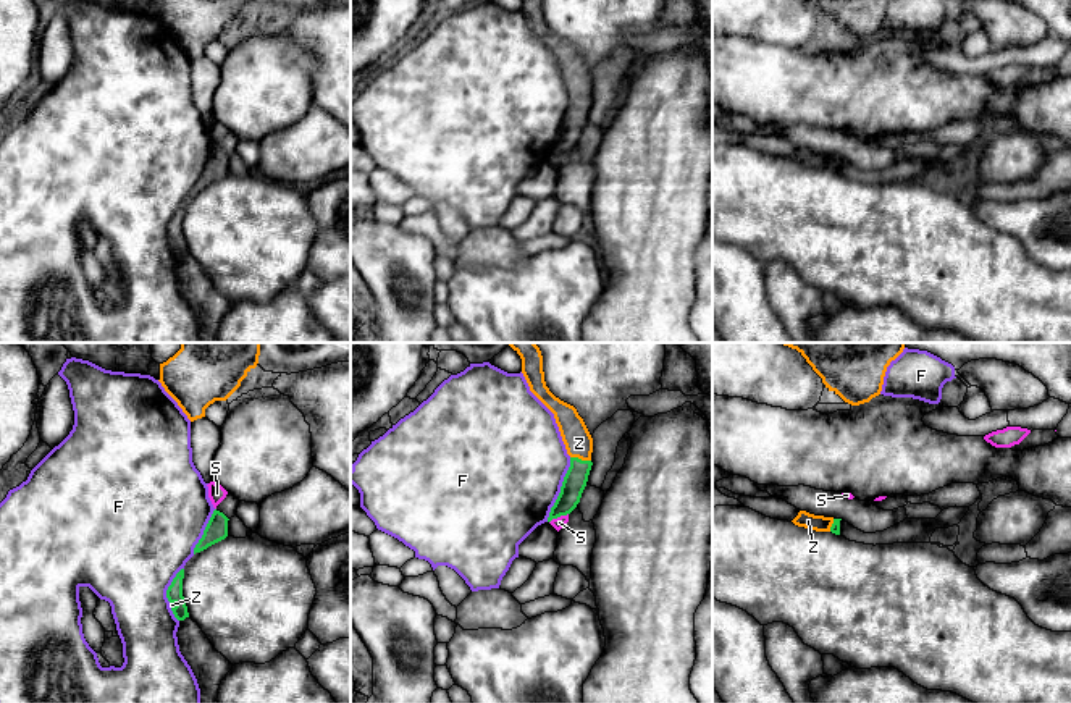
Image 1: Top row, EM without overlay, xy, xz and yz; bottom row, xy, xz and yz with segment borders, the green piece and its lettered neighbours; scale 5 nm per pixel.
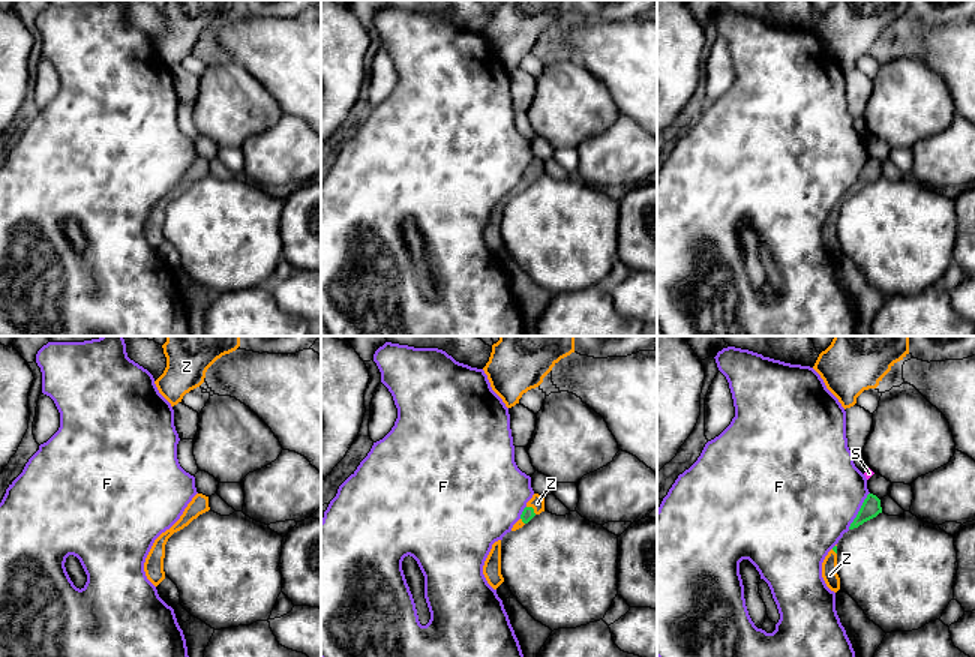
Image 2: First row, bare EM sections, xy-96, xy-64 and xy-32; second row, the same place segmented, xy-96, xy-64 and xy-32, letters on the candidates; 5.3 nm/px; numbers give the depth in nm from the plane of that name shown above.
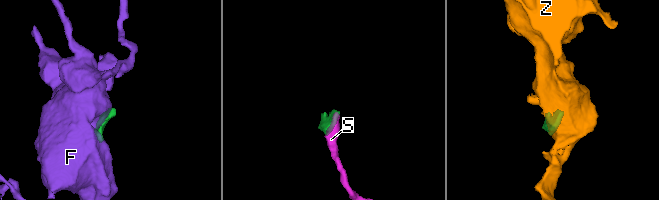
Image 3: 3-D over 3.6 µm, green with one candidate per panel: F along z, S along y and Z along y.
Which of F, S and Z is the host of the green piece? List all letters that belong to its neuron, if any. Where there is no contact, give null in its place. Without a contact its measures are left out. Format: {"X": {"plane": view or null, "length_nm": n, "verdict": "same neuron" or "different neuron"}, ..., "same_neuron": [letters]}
{"F": {"plane": "xz", "length_nm": 340, "verdict": "different neuron"}, "S": {"plane": "xz", "length_nm": 110, "verdict": "different neuron"}, "Z": {"plane": "xz", "length_nm": 110, "verdict": "same neuron"}, "same_neuron": ["Z"]}

